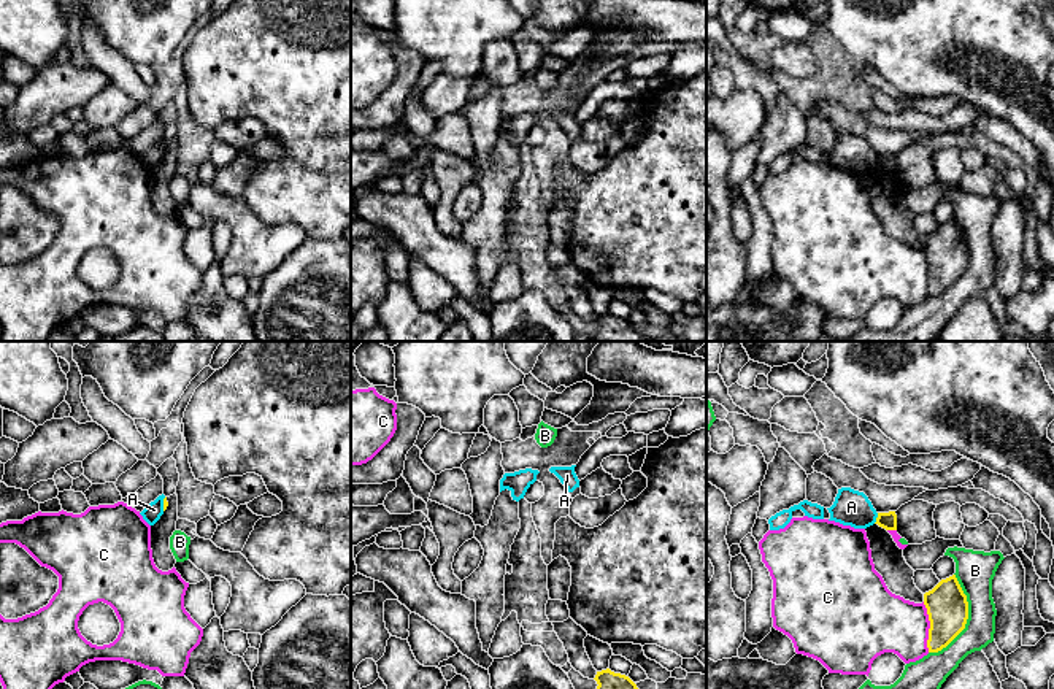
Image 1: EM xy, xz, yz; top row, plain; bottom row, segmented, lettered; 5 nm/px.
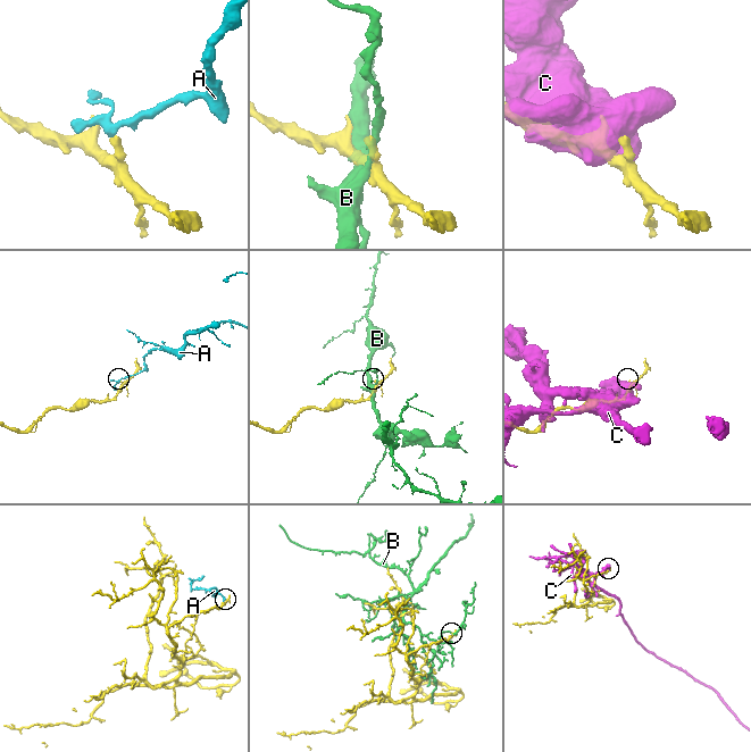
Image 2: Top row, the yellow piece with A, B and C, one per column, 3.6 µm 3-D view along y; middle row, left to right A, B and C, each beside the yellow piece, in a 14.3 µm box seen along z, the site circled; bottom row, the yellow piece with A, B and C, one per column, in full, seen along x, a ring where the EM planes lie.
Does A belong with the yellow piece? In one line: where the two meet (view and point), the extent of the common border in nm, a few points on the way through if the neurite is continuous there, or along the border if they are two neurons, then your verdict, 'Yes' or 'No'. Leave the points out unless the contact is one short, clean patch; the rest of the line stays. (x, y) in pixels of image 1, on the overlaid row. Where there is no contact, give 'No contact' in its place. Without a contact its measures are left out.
Touches yellow at yz (877, 518). Shared border 60 nm. Boundary: yz (878, 513), (873, 523). No

